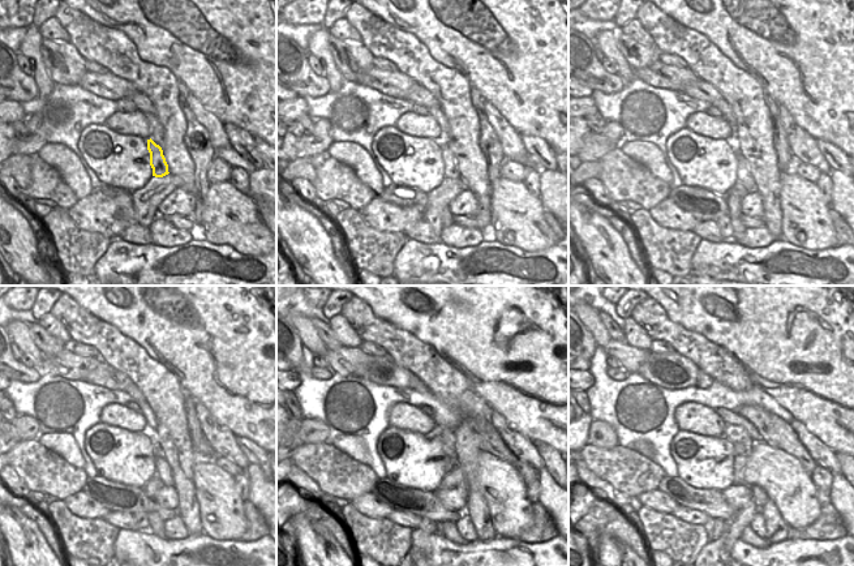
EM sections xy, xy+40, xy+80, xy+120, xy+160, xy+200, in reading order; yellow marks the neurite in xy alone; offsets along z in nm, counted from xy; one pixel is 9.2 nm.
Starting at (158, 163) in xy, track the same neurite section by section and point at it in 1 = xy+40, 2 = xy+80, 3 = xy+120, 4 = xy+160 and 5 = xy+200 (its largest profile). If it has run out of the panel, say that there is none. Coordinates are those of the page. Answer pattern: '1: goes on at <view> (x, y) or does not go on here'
1: goes on at xy+40 (451, 171)
2: goes on at xy+80 (743, 175)
3: goes on at xy+120 (162, 468)
4: goes on at xy+160 (459, 476)
5: goes on at xy+200 (759, 497)

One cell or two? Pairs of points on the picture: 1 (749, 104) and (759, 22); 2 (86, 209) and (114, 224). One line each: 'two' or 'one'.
1: two
2: one

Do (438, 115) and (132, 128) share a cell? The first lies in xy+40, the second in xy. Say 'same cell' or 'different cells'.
different cells

